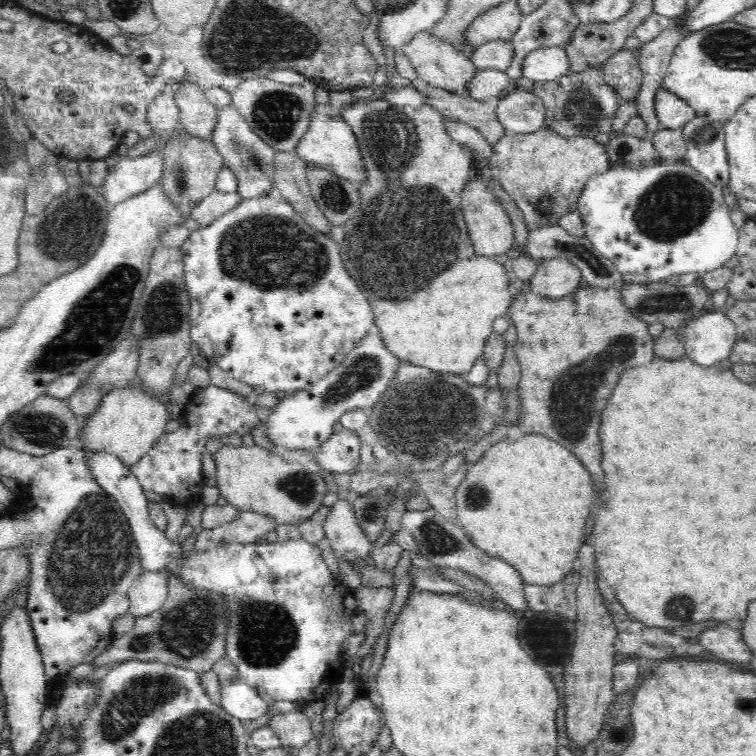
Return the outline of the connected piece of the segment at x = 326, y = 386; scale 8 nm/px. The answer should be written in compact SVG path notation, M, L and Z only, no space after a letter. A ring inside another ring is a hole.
M377 331L369 332L356 346L346 354L342 364L334 371L331 371L326 377L311 384L310 387L300 391L292 392L276 406L272 408L272 412L268 414L268 422L266 427L266 436L274 444L289 450L299 450L300 447L312 447L320 441L325 441L340 424L340 417L349 410L357 408L370 411L373 404L380 398L380 395L388 388L390 381L396 376L398 359L392 354L381 339L381 335Z

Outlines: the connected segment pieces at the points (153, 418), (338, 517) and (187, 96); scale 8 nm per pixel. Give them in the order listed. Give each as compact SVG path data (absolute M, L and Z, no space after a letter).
M140 386L114 389L103 398L90 422L82 426L75 445L84 449L94 449L96 453L101 450L116 453L125 465L134 468L136 461L140 460L140 457L144 456L144 453L148 452L156 440L166 432L168 418L168 408L160 400L152 398Z
M341 496L330 508L323 527L336 558L353 565L361 558L371 556L374 544L360 527L350 502Z
M194 82L176 85L172 89L182 128L192 137L210 140L219 119L216 106L206 99L204 92Z

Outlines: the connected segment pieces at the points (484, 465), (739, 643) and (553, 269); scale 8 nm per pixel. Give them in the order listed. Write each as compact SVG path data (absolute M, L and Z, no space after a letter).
M526 433L517 440L501 440L490 445L484 454L469 466L465 478L457 487L456 523L462 526L470 541L488 555L512 563L524 584L553 585L570 571L581 547L582 530L588 520L594 488L588 470L579 457L559 442L543 433Z
M718 624L706 629L698 636L699 643L705 650L724 662L750 662L751 649L743 640L743 633L727 624Z
M564 257L539 262L536 274L530 279L532 293L556 300L580 287L583 273Z

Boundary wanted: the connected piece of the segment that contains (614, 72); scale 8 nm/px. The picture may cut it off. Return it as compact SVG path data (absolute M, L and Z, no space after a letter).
M622 49L614 53L603 64L604 78L607 88L611 87L623 100L634 101L639 95L644 73L639 65L637 53L630 49Z

